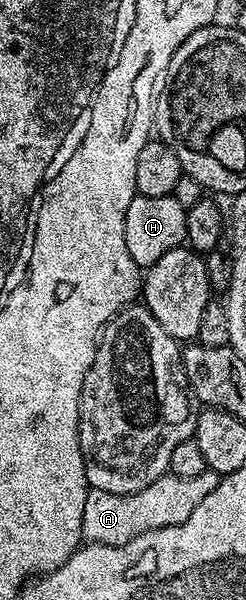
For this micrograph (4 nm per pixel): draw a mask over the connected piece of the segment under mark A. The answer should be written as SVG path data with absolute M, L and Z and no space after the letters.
M208 469L196 476L177 476L168 472L135 493L119 494L89 488L82 517L83 539L94 545L120 546L147 530L184 523L194 508L217 488L220 477Z

